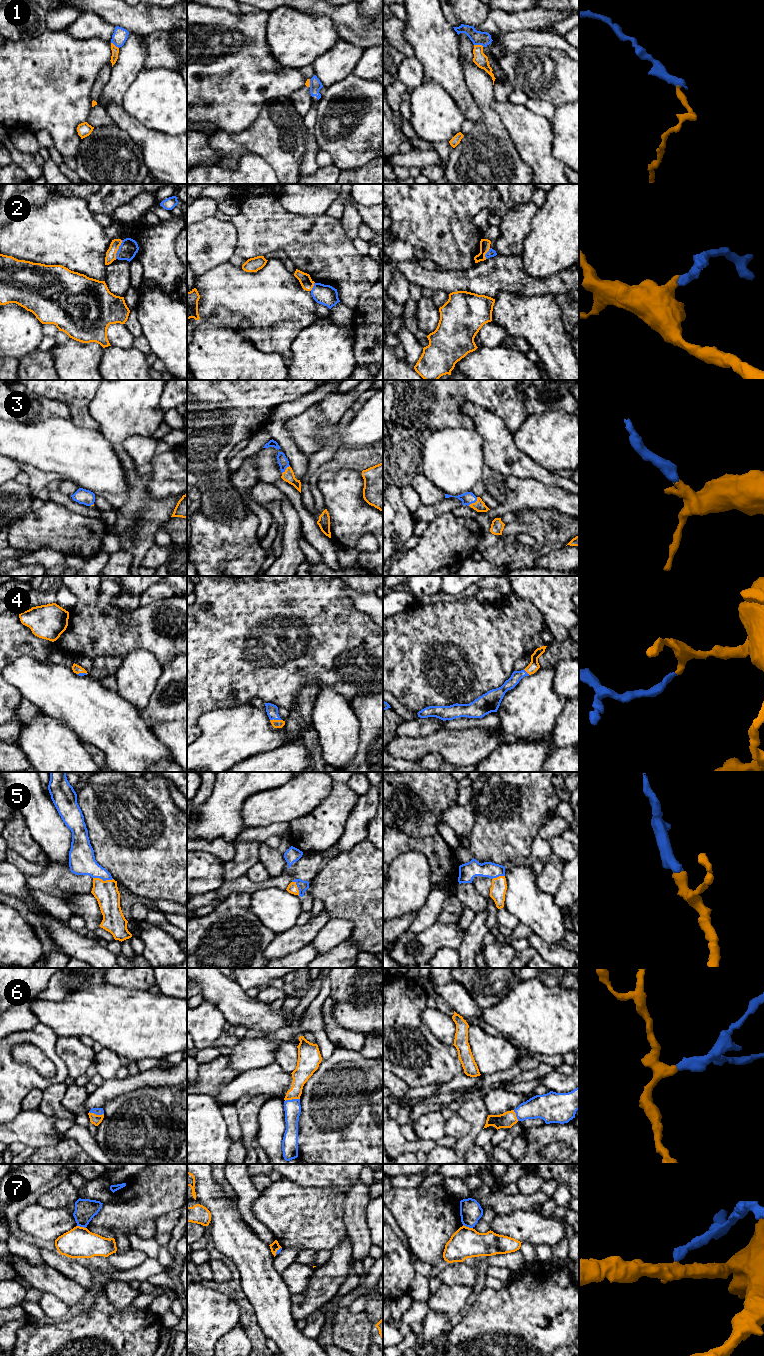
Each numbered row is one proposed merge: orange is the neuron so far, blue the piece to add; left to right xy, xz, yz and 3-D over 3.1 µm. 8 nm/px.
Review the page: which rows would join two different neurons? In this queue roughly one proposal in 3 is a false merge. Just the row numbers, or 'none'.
1, 2, 7

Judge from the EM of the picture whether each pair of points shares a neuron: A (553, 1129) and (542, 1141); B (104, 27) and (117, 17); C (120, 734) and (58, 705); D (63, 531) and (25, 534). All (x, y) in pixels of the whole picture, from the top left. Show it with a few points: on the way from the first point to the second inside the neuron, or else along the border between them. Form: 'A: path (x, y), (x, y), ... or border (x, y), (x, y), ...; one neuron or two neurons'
A: path (550, 1132), (544, 1138); one neuron
B: border (88, 12), (98, 14), (105, 21), (115, 26); two neurons
C: path (105, 719), (99, 717), (84, 705), (73, 705); one neuron
D: path (54, 531), (34, 531); one neuron

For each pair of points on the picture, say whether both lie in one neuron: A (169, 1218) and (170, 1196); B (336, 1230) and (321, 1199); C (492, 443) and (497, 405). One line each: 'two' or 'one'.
A: two
B: one
C: two

